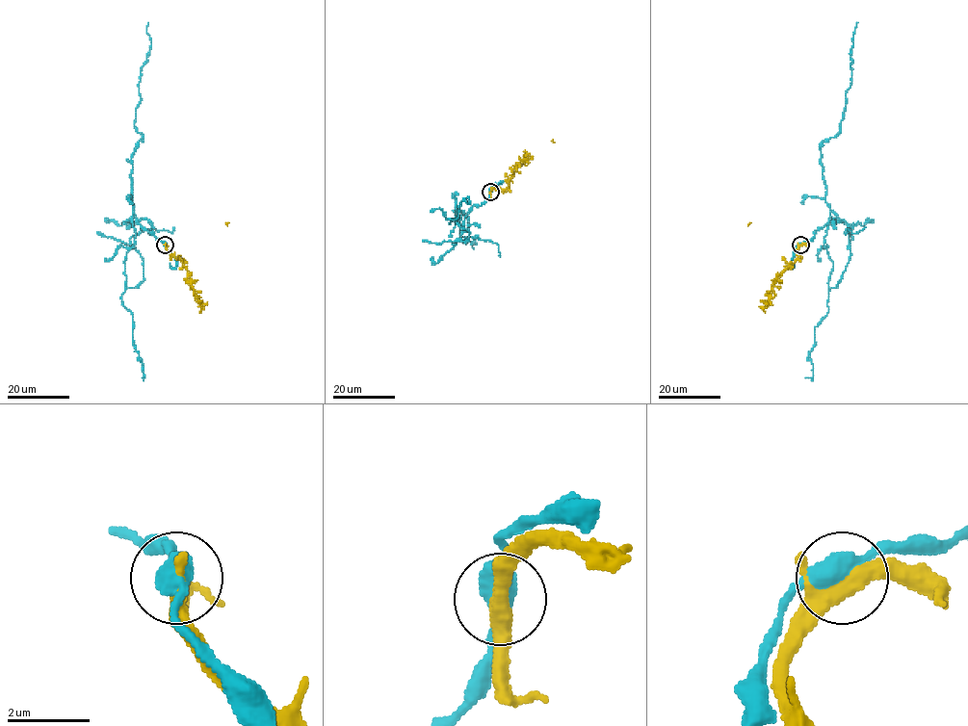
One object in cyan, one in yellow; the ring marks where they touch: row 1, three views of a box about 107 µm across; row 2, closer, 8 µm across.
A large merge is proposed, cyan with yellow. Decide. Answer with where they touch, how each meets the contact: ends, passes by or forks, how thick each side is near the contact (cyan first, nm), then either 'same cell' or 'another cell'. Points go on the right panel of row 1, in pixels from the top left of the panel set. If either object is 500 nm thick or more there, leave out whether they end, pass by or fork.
at (800, 245); cyan passes by; yellow forks there; 480 nm thick on the cyan side, 340 nm on the other; another cell

